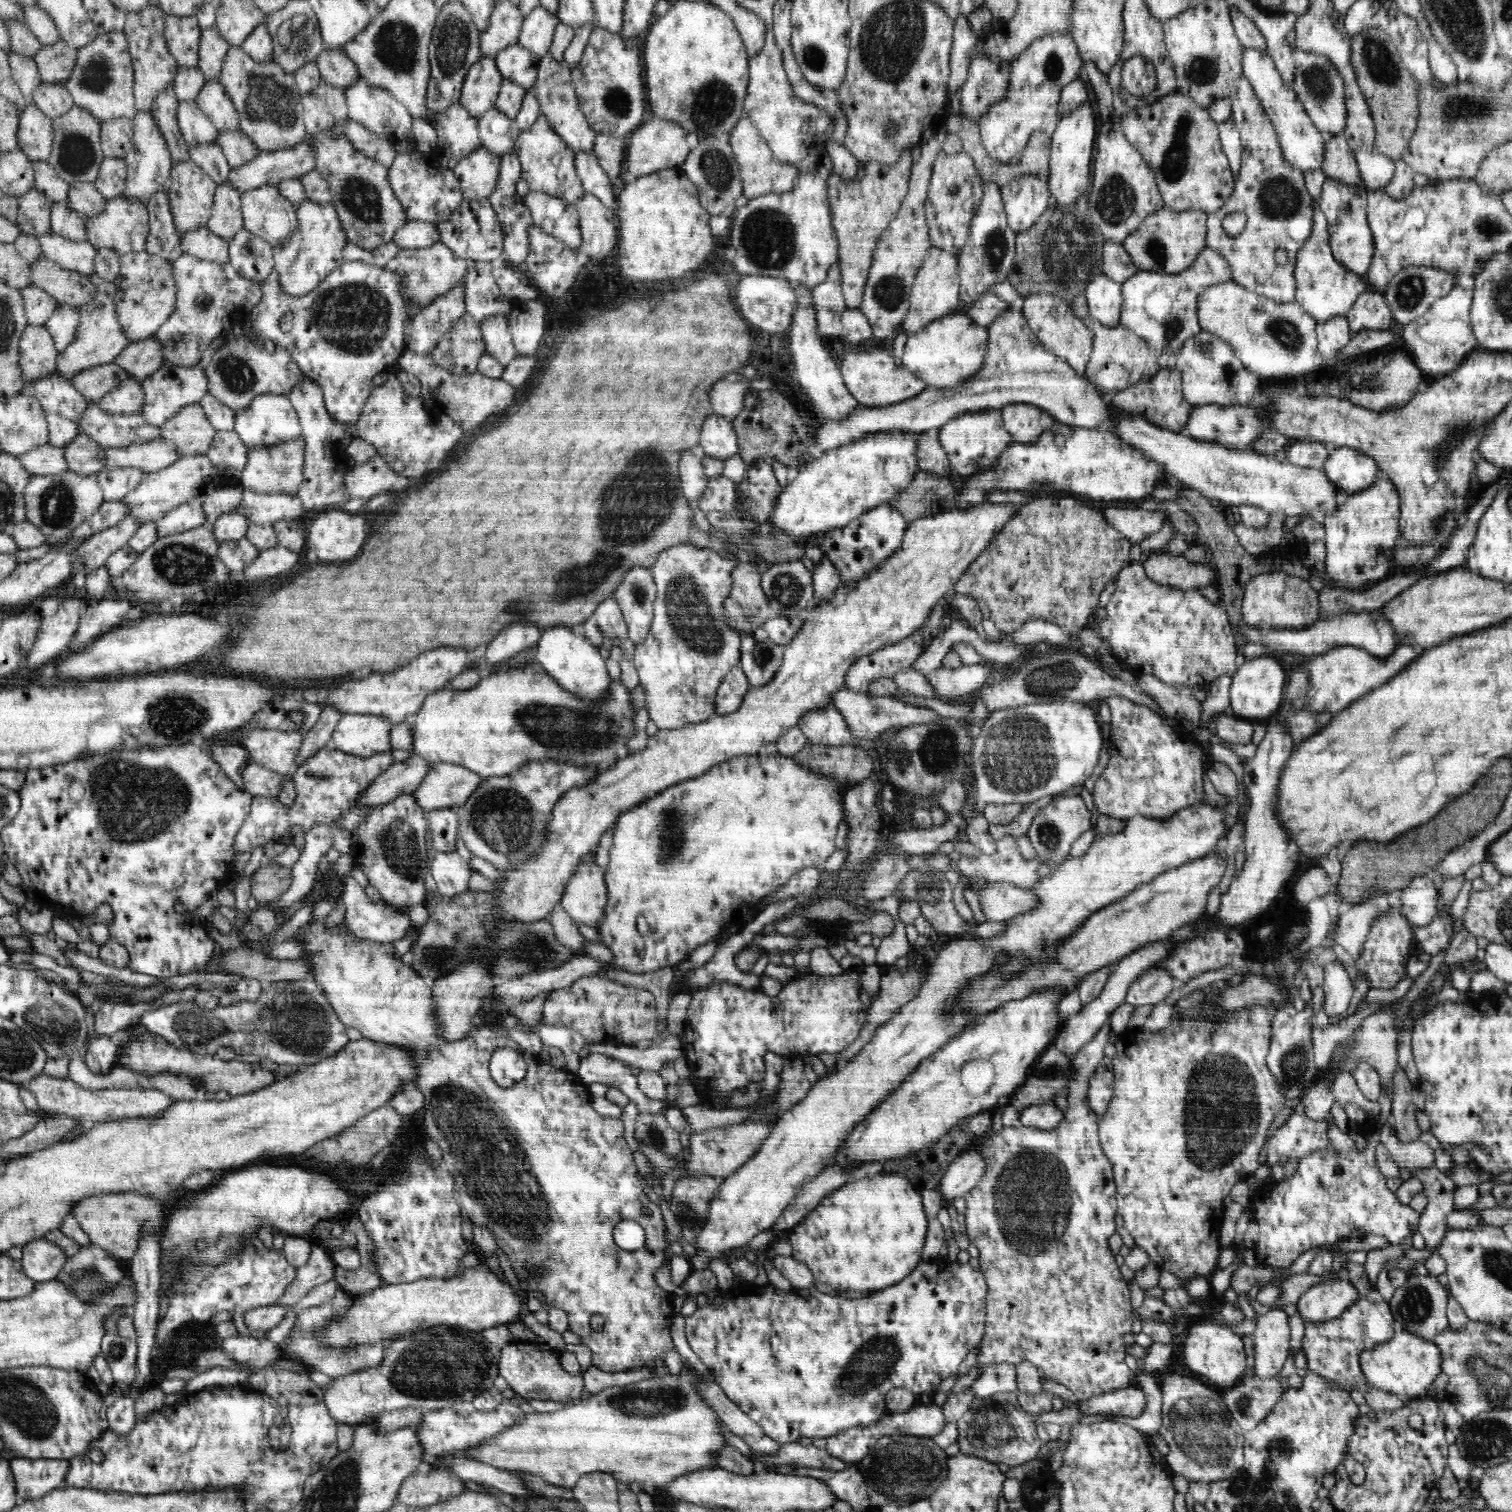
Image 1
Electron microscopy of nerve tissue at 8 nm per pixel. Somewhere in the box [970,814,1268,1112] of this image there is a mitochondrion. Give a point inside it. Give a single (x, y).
(1049, 836)

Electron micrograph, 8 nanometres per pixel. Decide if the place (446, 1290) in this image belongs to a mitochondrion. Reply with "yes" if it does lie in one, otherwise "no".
no

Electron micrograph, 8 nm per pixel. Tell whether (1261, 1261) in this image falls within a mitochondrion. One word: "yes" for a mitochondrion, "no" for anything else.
no

